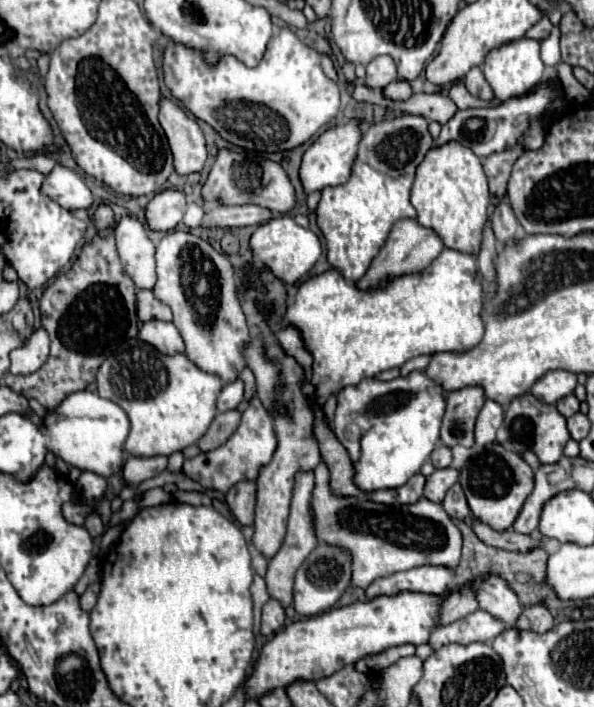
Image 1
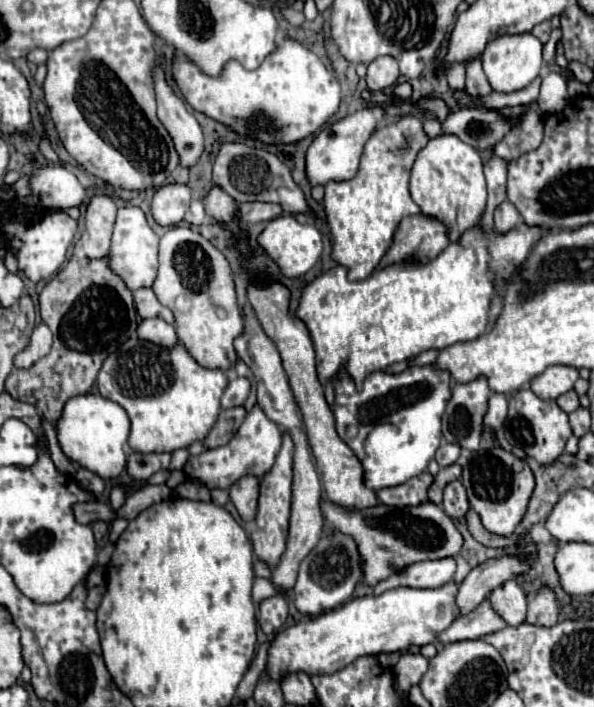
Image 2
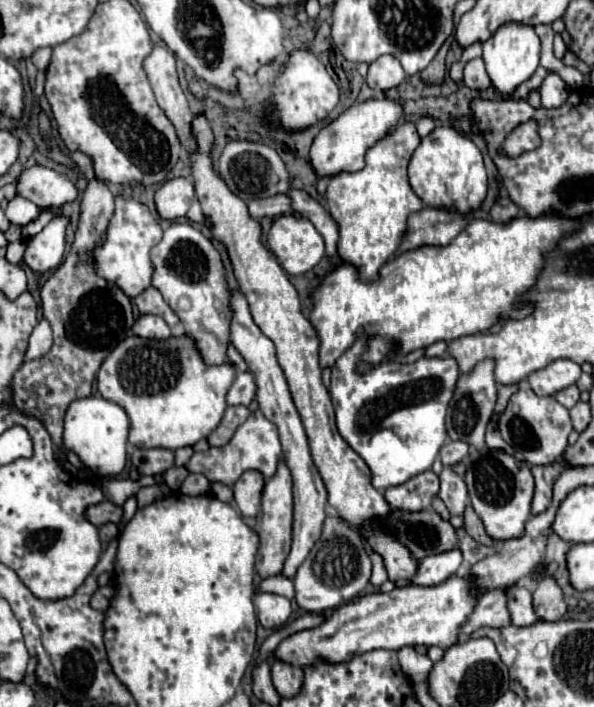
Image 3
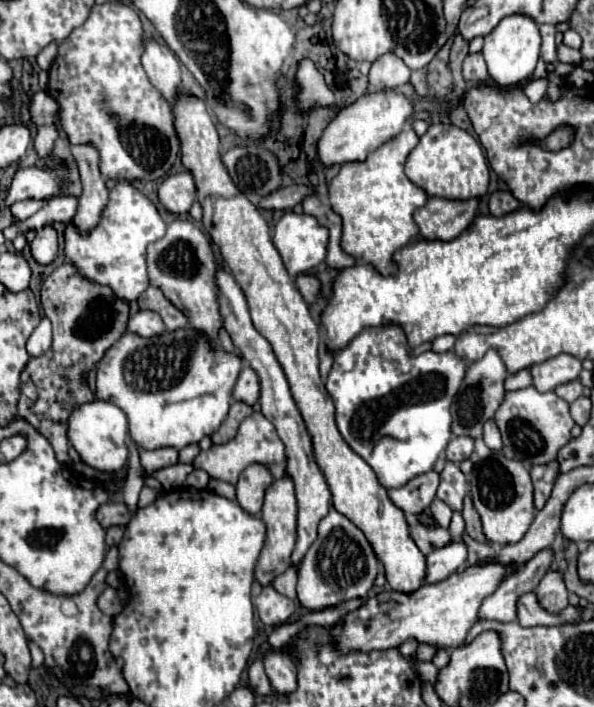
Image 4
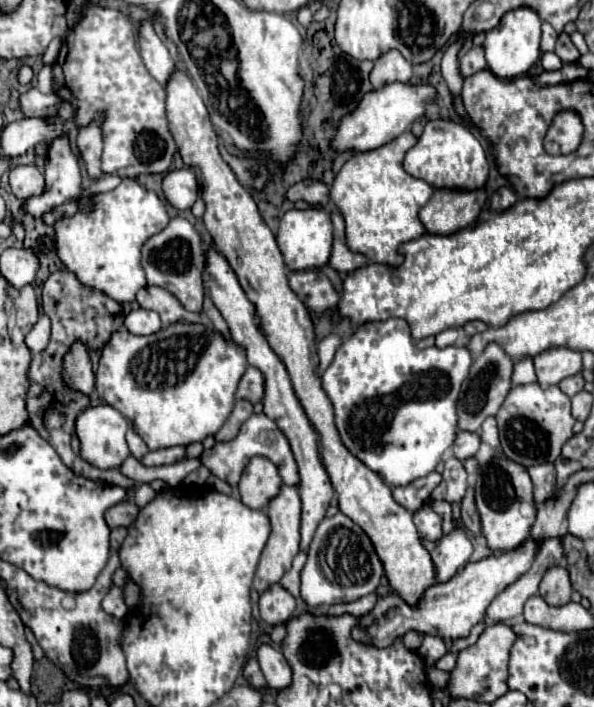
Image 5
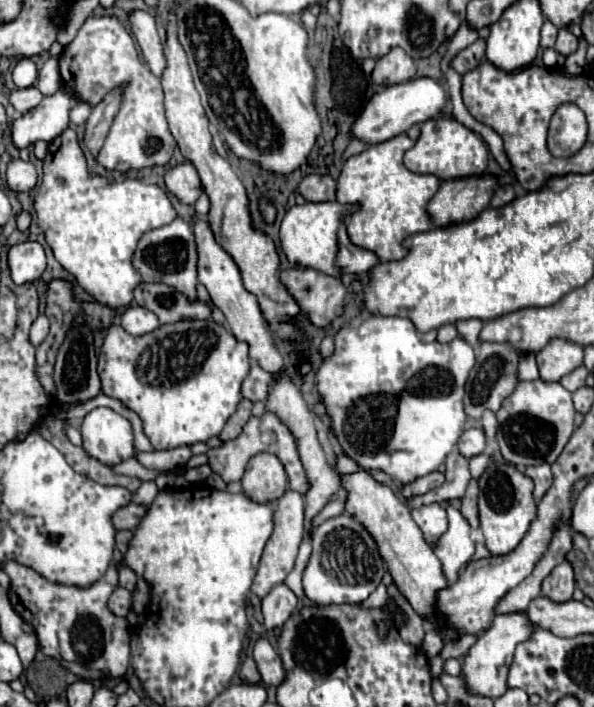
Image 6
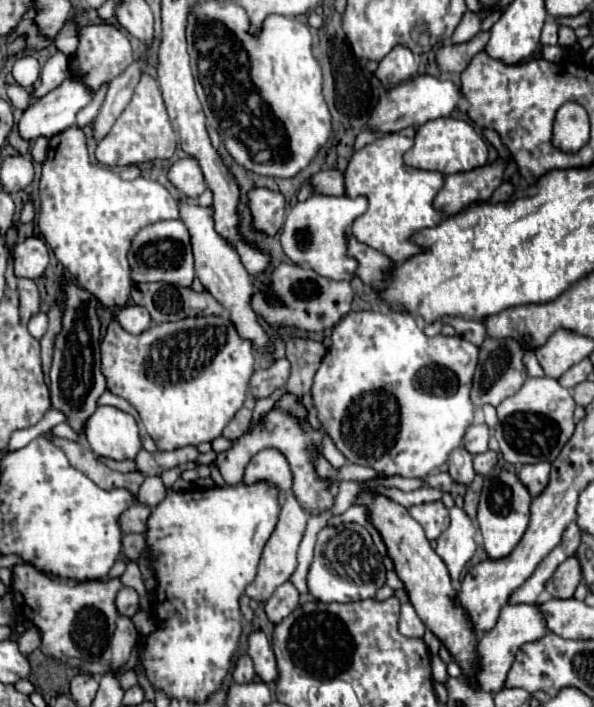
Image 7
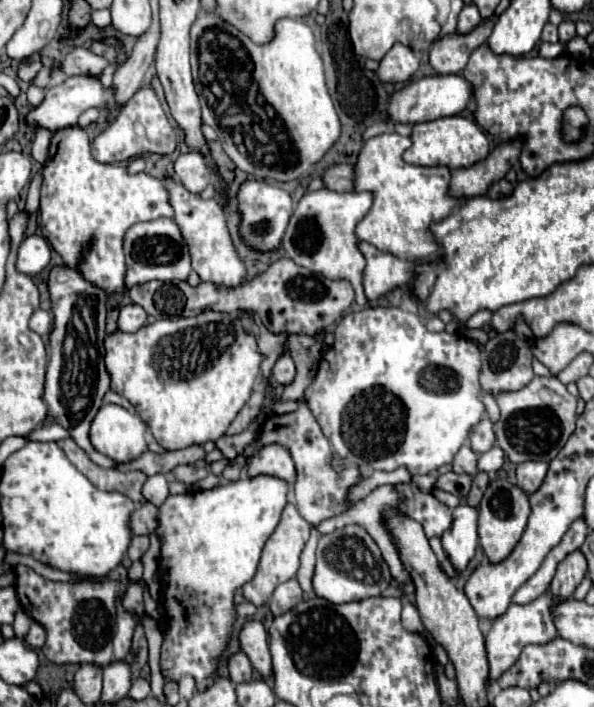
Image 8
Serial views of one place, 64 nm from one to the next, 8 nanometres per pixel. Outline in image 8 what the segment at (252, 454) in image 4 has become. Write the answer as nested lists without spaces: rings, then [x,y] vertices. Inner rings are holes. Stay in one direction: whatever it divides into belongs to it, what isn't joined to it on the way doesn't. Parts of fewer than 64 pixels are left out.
[[[304,402],[298,406],[296,412],[282,414],[282,416],[268,416],[266,424],[262,426],[262,436],[258,436],[258,440],[252,446],[248,446],[242,456],[238,456],[236,460],[232,460],[226,466],[226,470],[224,470],[222,476],[226,480],[238,480],[240,470],[244,466],[244,458],[252,456],[252,452],[256,448],[260,448],[262,444],[272,444],[272,442],[284,444],[290,450],[292,458],[294,458],[294,464],[296,464],[296,470],[298,470],[298,478],[296,478],[296,484],[294,484],[296,508],[298,508],[298,512],[302,514],[302,518],[308,524],[316,526],[318,522],[322,522],[326,518],[332,518],[332,516],[338,516],[338,514],[342,514],[342,512],[348,510],[346,498],[348,498],[350,490],[356,484],[360,484],[368,474],[362,472],[358,466],[344,466],[342,472],[334,470],[334,466],[332,466],[332,458],[334,458],[332,444],[322,434],[318,422],[314,420],[310,408]]]

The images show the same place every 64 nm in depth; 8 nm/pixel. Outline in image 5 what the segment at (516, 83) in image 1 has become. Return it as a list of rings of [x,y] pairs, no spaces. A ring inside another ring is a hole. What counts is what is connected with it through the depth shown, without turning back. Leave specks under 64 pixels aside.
[[[516,8],[502,16],[500,24],[486,32],[484,50],[488,68],[500,78],[516,78],[526,74],[540,58],[540,16],[532,8]]]

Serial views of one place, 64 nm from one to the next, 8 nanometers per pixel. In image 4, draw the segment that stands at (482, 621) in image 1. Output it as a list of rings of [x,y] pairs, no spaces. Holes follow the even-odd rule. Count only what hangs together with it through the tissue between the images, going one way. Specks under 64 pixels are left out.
[[[544,548],[534,558],[530,558],[518,572],[514,572],[506,582],[498,586],[498,590],[488,596],[480,608],[480,620],[498,620],[498,622],[514,622],[518,618],[518,600],[526,592],[534,592],[542,576],[550,570],[554,560],[552,548]]]

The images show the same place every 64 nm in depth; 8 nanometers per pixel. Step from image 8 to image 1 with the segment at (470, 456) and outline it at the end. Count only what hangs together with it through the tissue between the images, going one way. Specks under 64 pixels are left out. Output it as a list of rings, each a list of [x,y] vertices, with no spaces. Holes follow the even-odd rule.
[[[454,484],[448,492],[446,492],[446,498],[442,502],[444,510],[448,512],[450,518],[456,518],[456,520],[464,520],[466,516],[470,516],[470,506],[466,502],[466,496],[460,488],[460,484]]]

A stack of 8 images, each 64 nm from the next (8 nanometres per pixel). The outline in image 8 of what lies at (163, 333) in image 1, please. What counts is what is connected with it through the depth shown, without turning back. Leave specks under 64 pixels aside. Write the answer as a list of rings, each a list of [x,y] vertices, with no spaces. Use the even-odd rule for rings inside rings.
[[[136,304],[122,306],[120,318],[118,318],[118,328],[122,332],[136,332],[146,324],[146,318],[148,316],[146,316],[146,310],[142,306],[136,306]]]

